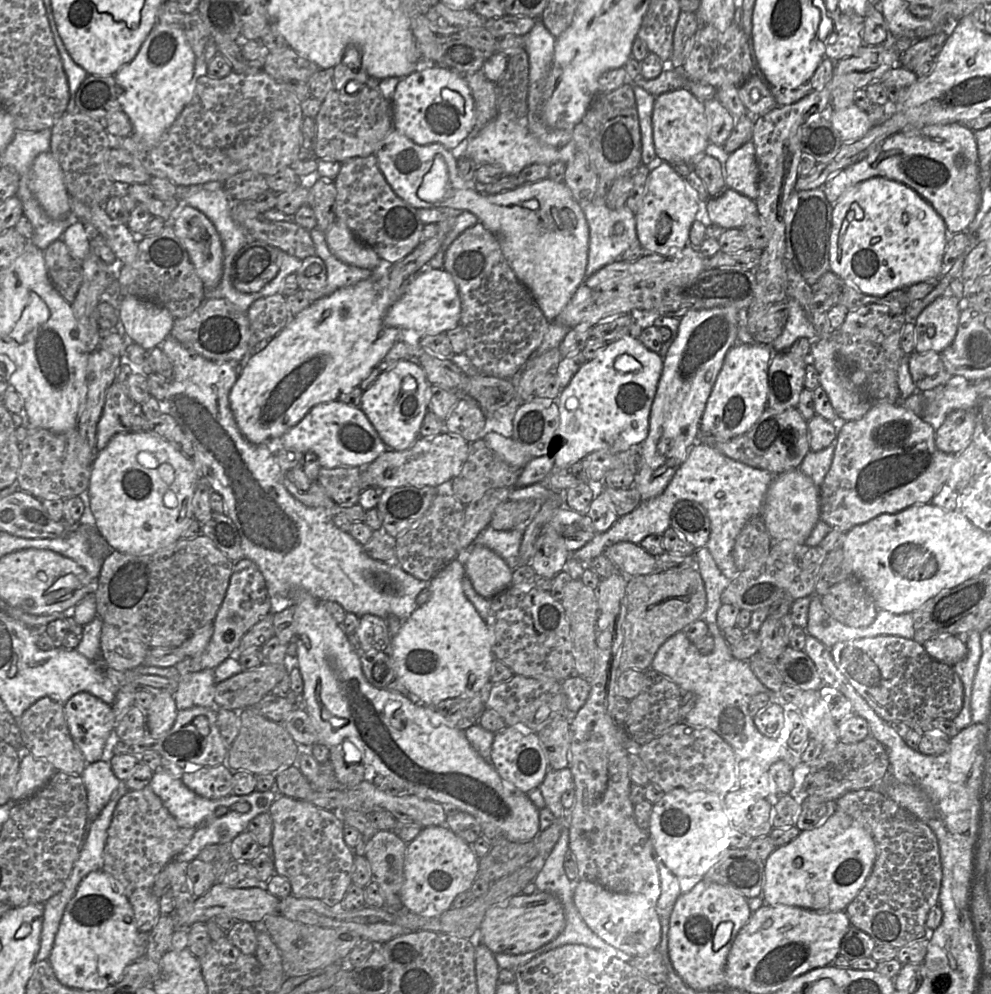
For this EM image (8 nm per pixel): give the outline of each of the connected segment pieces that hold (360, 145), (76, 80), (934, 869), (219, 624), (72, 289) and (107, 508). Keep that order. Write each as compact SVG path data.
M364 85L355 94L332 90L322 101L315 117L316 145L314 155L319 160L343 163L354 157L375 155L378 145L392 130L392 106L380 90Z
M46 6L46 13L48 16L49 25L53 34L54 41L61 56L63 68L68 79L70 100L67 107L67 112L75 114L79 112L78 107L76 105L76 93L82 82L88 76L88 73L82 67L77 65L67 52L63 41L59 35L57 26L56 24L53 24L52 20L54 15L52 14L51 9L49 9L48 6Z
M865 788L844 793L835 801L835 809L836 811L841 811L852 817L865 830L867 830L872 836L876 848L876 859L870 875L868 876L863 887L855 896L855 898L844 909L844 912L847 915L850 924L867 933L877 946L886 946L900 949L901 947L904 947L919 939L927 939L929 941L930 933L933 930L929 930L926 927L925 920L929 910L933 906L938 905L938 896L942 881L942 867L939 854L939 845L936 835L934 834L932 829L928 825L923 823L920 819L918 819L915 815L899 806L896 802L872 788Z
M245 557L237 561L232 569L224 600L213 620L214 630L211 640L201 653L193 657L186 657L175 665L179 674L215 669L226 658L235 654L243 635L262 618L272 613L271 611L271 597L258 566Z
M63 239L51 243L44 250L44 258L52 284L72 305L83 278L82 262L72 256Z
M129 431L117 433L111 438L104 449L98 451L92 467L88 493L90 498L90 508L94 515L96 526L111 548L122 553L143 556L166 548L181 539L182 533L187 529L194 518L193 497L199 479L200 476L194 462L186 458L170 442L161 436L150 432Z

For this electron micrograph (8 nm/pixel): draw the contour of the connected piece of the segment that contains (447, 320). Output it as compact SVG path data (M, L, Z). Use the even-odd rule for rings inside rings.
M425 268L406 284L403 294L387 311L384 323L401 330L416 330L422 336L434 336L457 327L460 317L461 301L452 275L443 268Z

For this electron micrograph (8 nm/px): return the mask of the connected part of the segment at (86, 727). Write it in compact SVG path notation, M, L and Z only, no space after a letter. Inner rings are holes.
M78 692L65 702L64 715L69 733L87 763L101 760L105 743L111 732L115 731L112 705L88 692Z

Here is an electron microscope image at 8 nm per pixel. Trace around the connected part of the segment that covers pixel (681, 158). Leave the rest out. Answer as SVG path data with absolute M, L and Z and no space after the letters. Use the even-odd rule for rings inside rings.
M678 88L655 97L652 128L656 156L669 164L692 164L711 145L704 102L695 97L688 88Z

